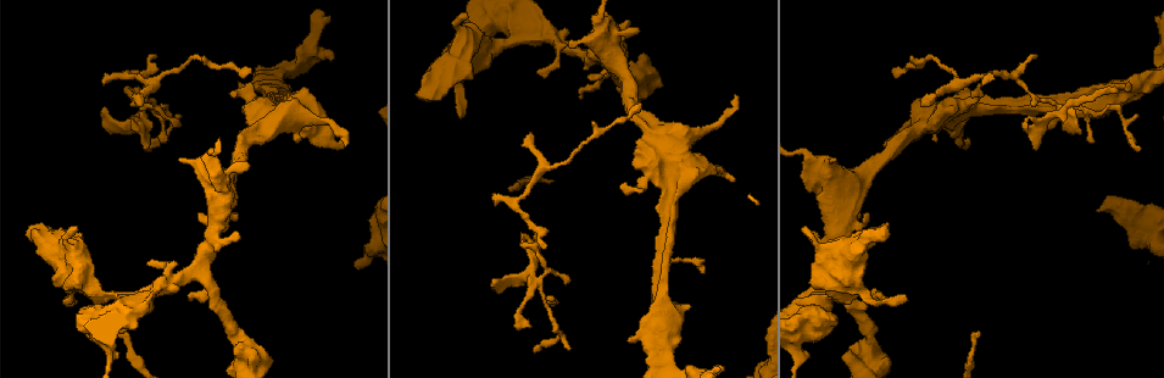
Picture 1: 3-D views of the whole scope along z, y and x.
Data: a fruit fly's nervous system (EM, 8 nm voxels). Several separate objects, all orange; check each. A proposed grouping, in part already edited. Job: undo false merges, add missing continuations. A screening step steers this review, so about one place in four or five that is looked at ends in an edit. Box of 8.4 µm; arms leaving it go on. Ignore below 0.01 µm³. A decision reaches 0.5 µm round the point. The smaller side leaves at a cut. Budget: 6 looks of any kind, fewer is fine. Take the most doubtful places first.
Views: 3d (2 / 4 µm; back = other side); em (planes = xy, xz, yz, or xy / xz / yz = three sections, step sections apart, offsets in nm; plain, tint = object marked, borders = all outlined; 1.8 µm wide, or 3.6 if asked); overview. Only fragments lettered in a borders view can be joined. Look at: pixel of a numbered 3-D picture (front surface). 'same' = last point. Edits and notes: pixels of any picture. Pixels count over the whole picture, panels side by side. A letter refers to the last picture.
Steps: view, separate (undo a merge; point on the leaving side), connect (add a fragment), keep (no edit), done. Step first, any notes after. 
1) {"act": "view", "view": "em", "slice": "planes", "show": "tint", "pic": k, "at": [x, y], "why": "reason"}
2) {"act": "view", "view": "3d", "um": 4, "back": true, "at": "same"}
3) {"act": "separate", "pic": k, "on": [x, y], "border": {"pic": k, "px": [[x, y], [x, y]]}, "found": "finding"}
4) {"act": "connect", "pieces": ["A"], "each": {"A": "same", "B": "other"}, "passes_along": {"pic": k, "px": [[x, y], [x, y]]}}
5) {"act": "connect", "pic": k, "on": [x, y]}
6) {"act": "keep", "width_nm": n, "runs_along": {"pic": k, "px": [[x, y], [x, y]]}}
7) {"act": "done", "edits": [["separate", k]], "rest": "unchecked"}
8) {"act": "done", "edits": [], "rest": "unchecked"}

{"act": "view", "view": "em", "slice": "planes", "show": "plain", "pic": 1, "at": [140, 105], "why": "thin end"}

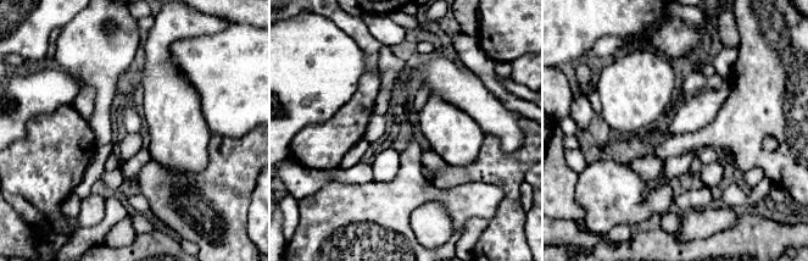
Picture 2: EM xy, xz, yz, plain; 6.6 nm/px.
{"act": "view", "view": "em", "slice": "planes", "show": "tint", "at": "same", "why": "with the object marked"}

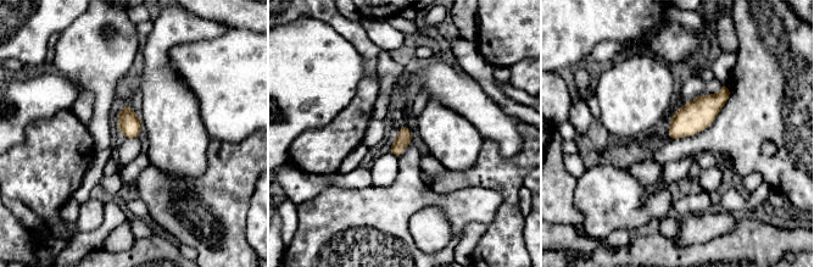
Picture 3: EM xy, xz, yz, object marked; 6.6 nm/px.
{"act": "view", "view": "em", "slice": "planes", "show": "borders", "at": "same", "why": "see the neighbours"}

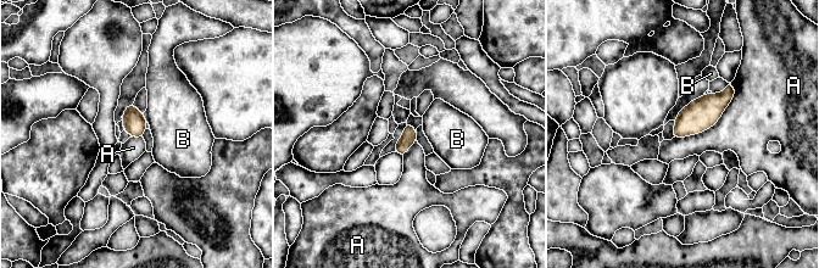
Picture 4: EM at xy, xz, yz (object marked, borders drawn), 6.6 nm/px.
{"act": "keep", "longest_contact_nm": ["A", 550], "each": {"A": "other", "B": "other"}, "border": {"pic": 4, "px": [[733, 83], [711, 127], [674, 138]]}, "found": "none of them fits"}

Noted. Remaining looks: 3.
{"act": "view", "view": "3d", "um": 4, "pic": 1, "at": [157, 56], "why": "free end"}

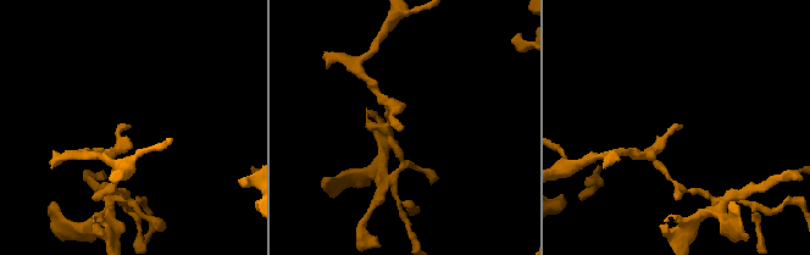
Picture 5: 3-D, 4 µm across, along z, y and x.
{"act": "view", "view": "em", "slice": "xy", "step": 16, "show": "borders", "pic": 5, "at": [127, 125]}

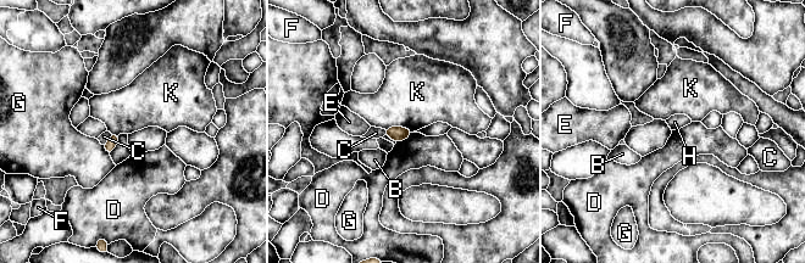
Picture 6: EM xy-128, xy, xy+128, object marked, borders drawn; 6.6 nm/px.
{"act": "keep", "each": {"B": "other", "C": "other", "D": "other", "E": "other", "F": "other", "G": "other", "H": "other", "K": "other"}, "border": {"pic": 6, "px": [[384, 128], [407, 127], [412, 132]]}, "found": "no lettered fragment goes on from it"}

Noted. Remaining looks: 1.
{"act": "view", "view": "em", "slice": "planes", "show": "borders", "pic": 1, "at": [906, 301], "why": "tapers out"}

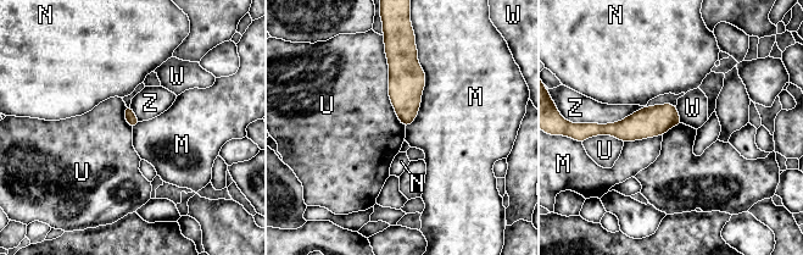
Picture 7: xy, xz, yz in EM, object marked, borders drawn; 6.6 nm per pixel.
{"act": "keep", "each": {"M": "other", "N": "other", "U": "other", "W": "other", "Z": "other"}, "border": {"pic": 7, "px": [[384, 44], [388, 96], [405, 128]]}, "found": "no lettered fragment goes on from it"}

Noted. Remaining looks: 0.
{"act": "done", "edits": [], "rest": "unchecked"}

